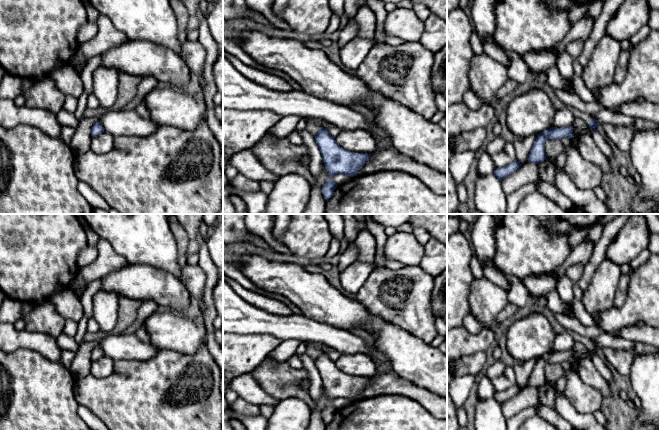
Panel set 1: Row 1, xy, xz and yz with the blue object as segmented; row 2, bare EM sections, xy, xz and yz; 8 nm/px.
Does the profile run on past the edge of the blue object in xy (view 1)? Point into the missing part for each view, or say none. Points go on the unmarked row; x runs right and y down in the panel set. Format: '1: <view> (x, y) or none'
1: none

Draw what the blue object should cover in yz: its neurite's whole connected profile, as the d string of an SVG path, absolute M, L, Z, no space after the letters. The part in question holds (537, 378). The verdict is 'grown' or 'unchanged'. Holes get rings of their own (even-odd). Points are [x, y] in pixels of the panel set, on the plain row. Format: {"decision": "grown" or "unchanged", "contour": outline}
{"decision": "unchanged", "contour": "M552 351L547 353L537 359L537 362L533 368L533 371L529 377L528 385L535 388L539 388L540 386L547 384L545 379L544 369L545 366L549 363L562 363L573 361L573 351L561 351L556 352Z"}

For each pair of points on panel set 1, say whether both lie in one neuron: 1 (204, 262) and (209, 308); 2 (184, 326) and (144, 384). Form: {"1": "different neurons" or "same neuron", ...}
{"1": "same neuron", "2": "different neurons"}

